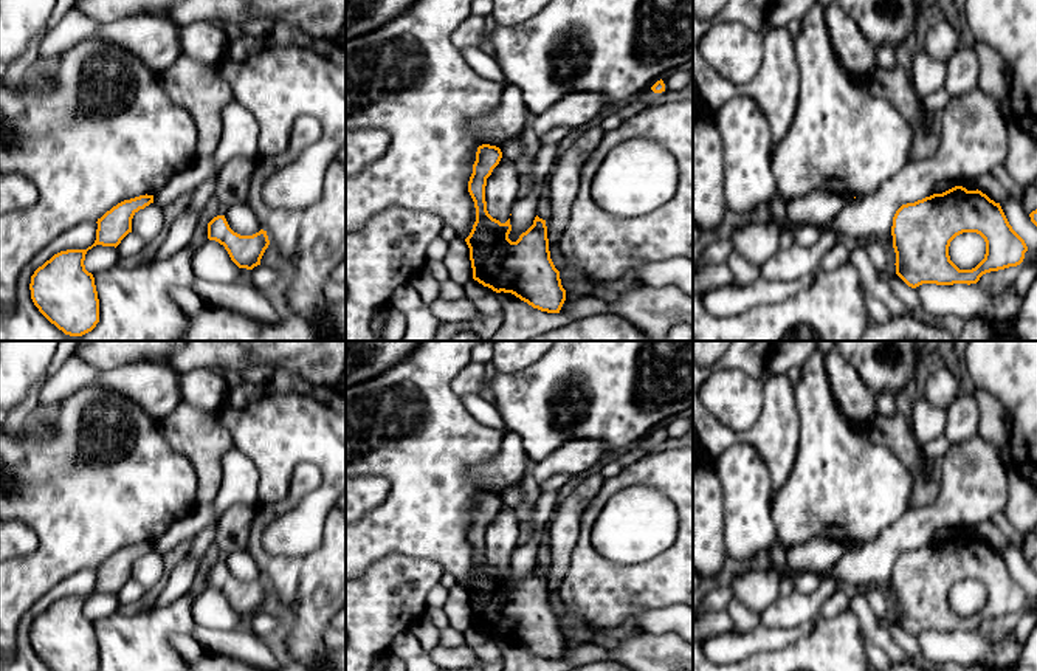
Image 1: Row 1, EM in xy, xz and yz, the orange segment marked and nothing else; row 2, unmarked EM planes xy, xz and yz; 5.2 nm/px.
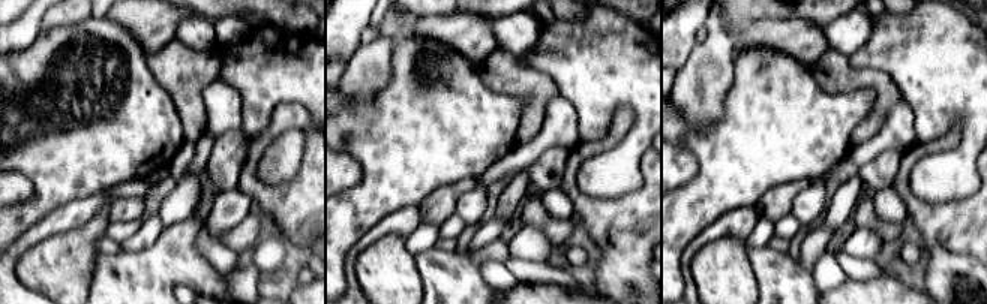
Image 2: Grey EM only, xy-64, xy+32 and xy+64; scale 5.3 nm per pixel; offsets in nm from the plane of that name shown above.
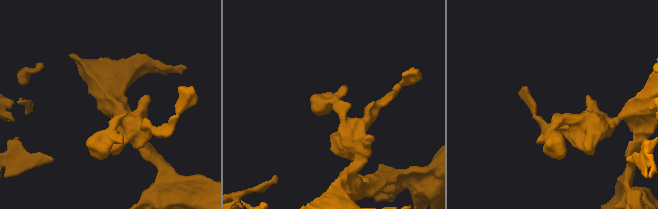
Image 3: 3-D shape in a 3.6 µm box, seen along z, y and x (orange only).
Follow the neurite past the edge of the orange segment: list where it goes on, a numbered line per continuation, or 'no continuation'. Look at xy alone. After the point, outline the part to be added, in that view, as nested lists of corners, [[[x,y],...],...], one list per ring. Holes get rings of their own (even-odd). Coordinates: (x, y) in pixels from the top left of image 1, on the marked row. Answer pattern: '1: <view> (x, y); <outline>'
no continuation

